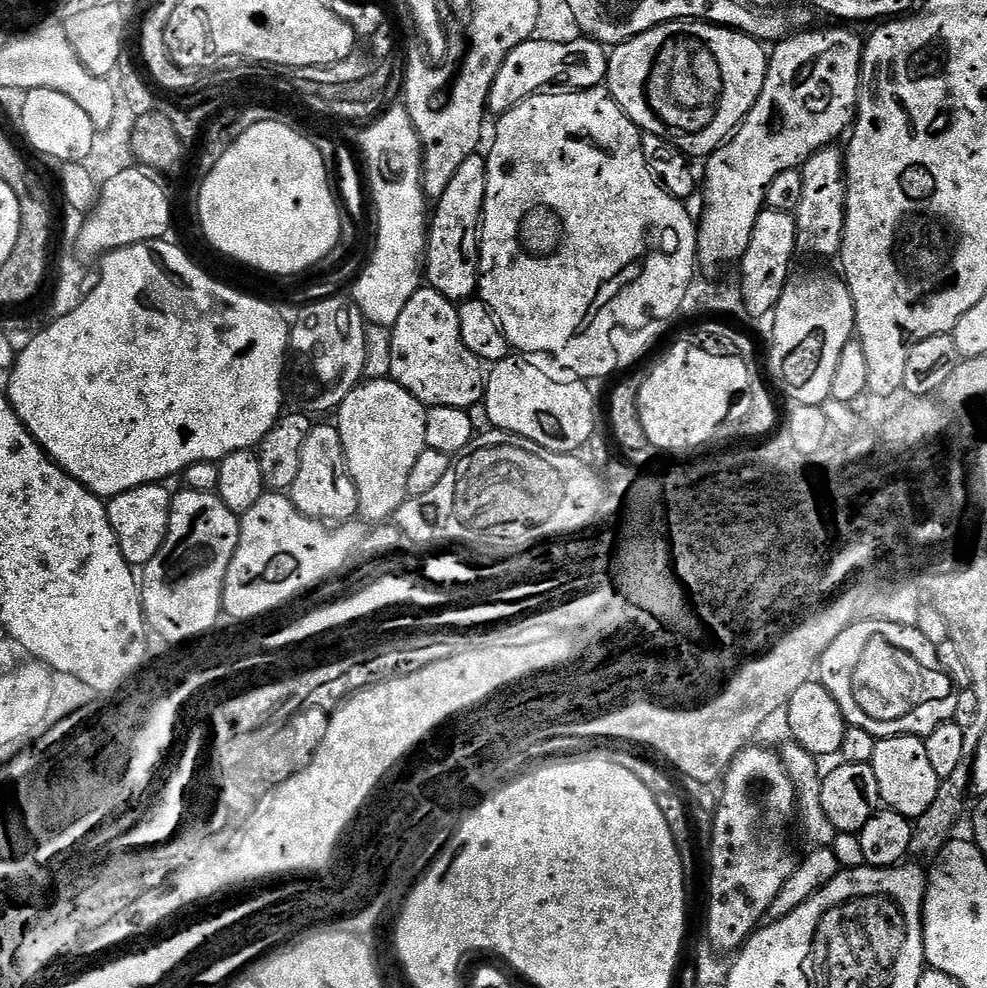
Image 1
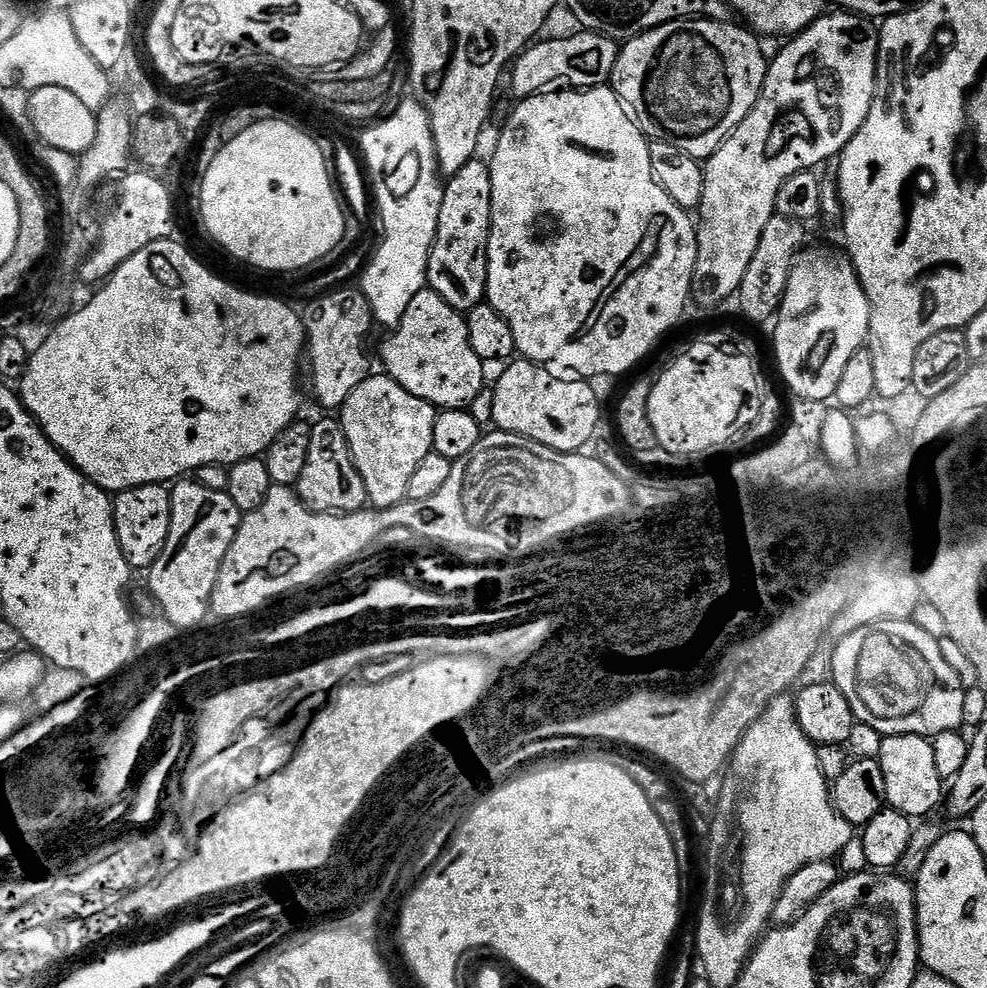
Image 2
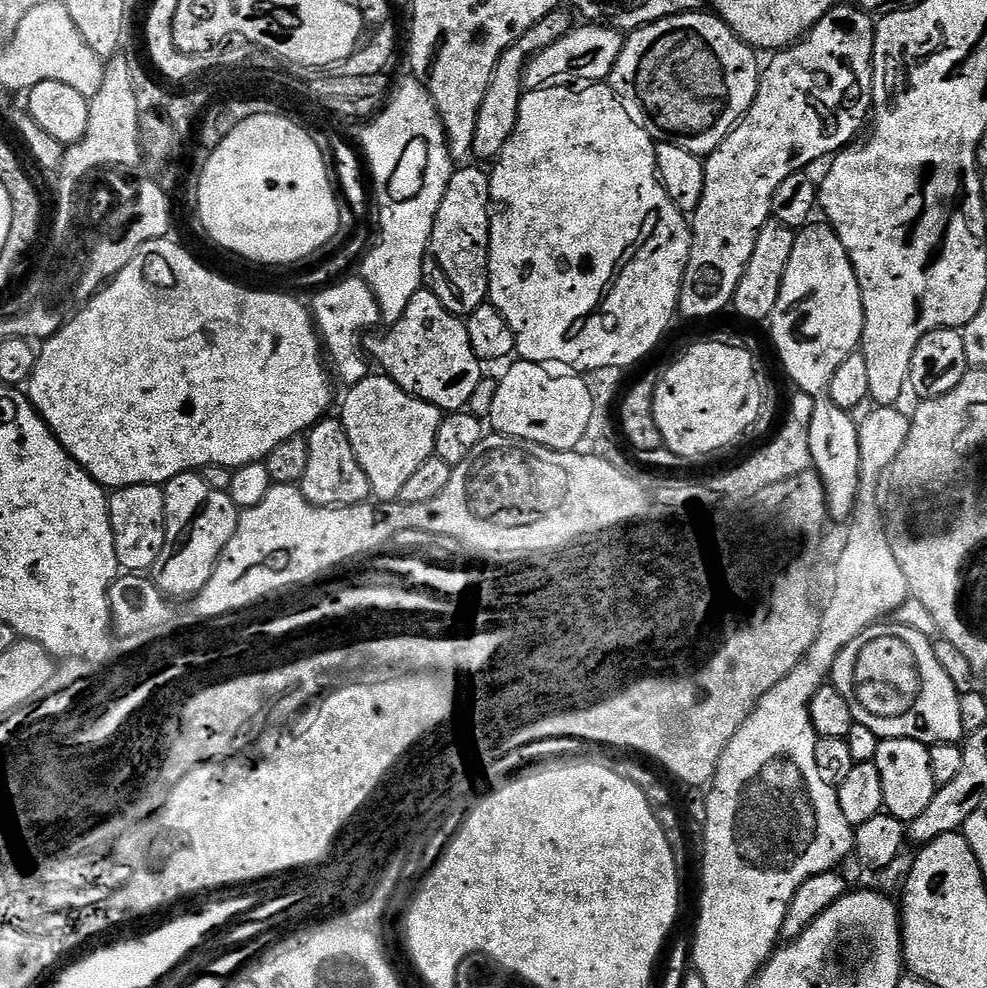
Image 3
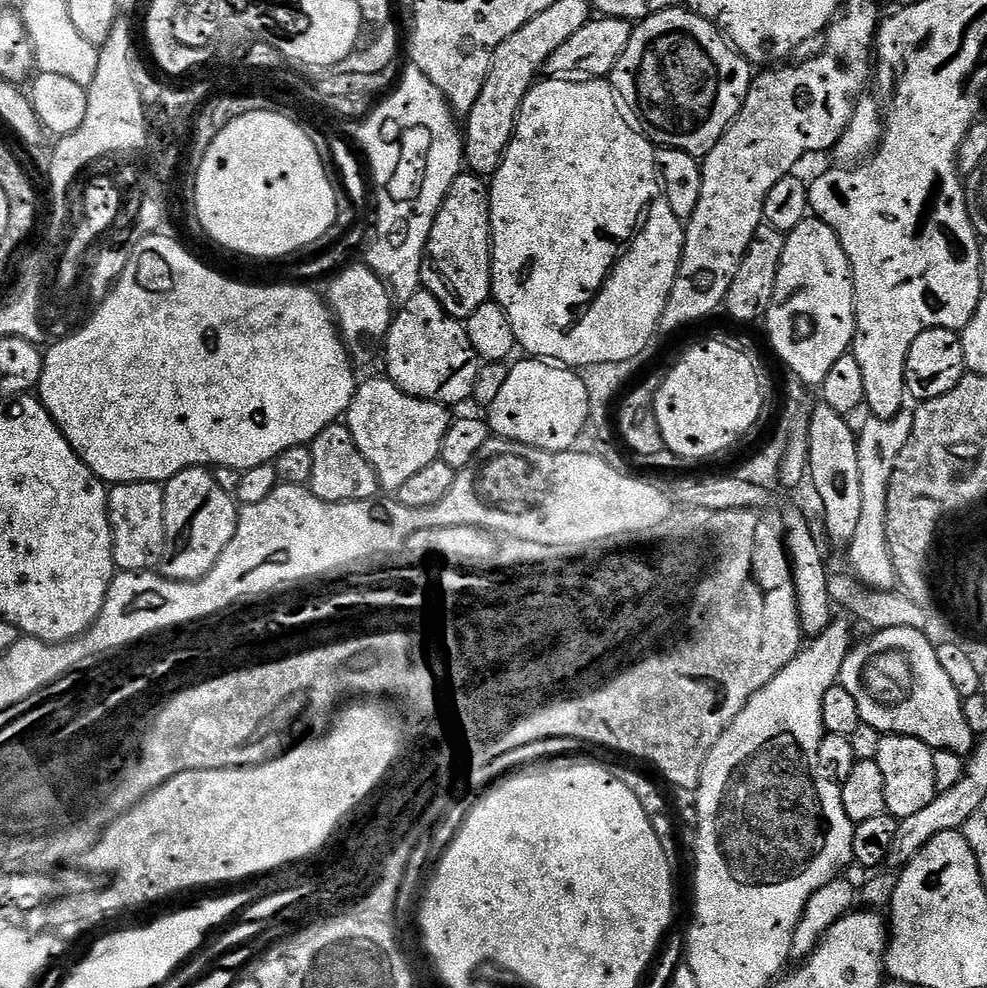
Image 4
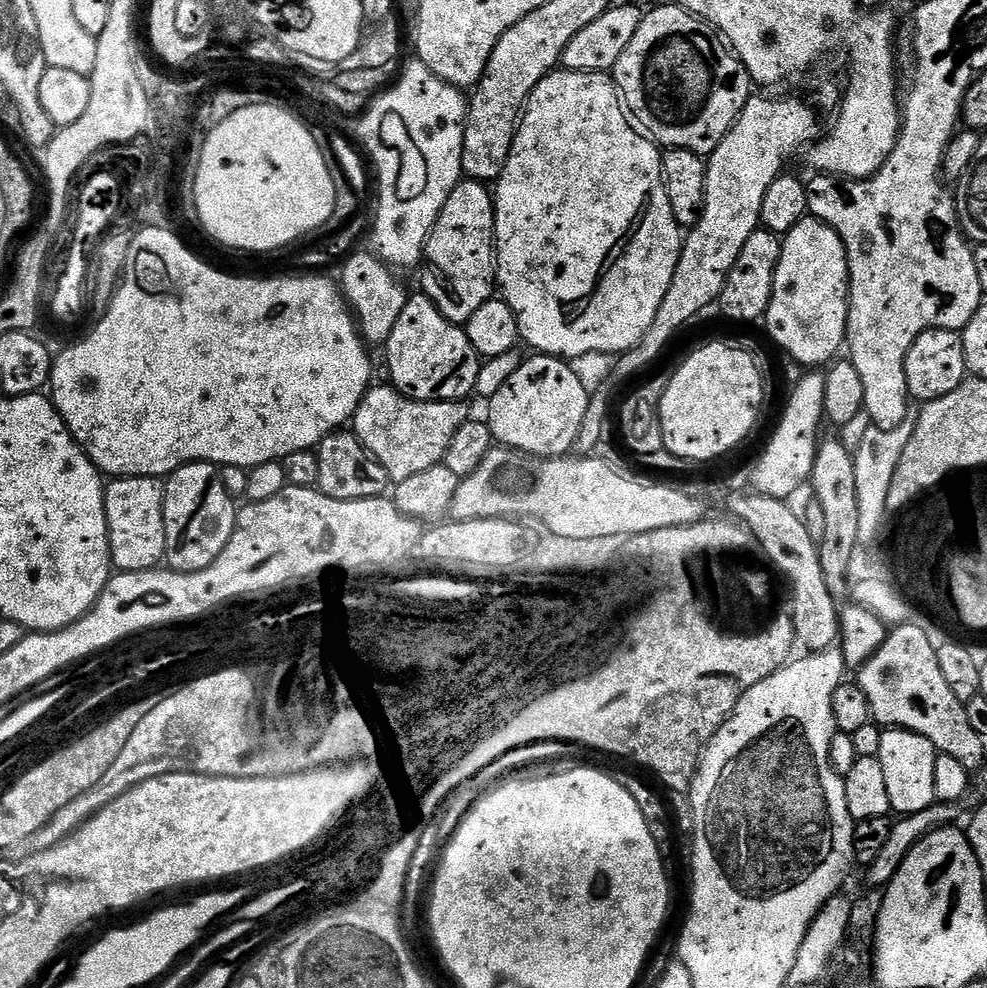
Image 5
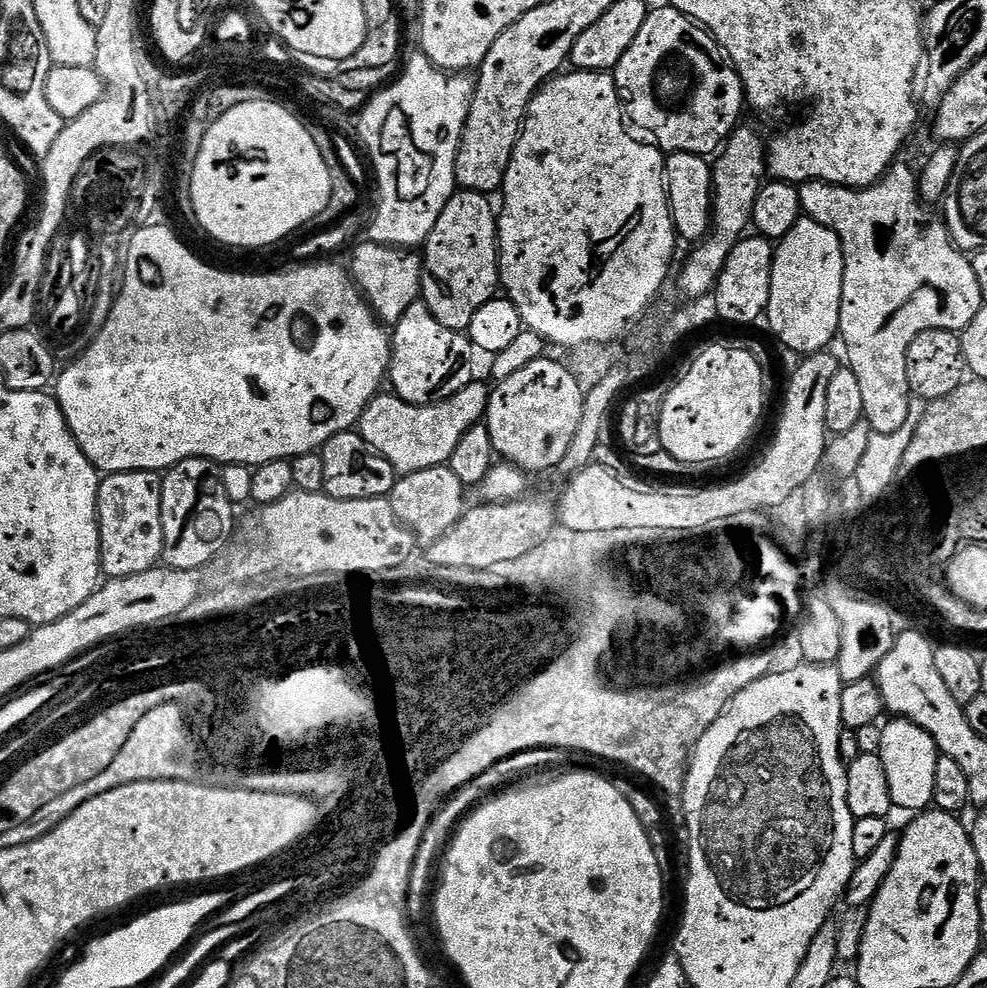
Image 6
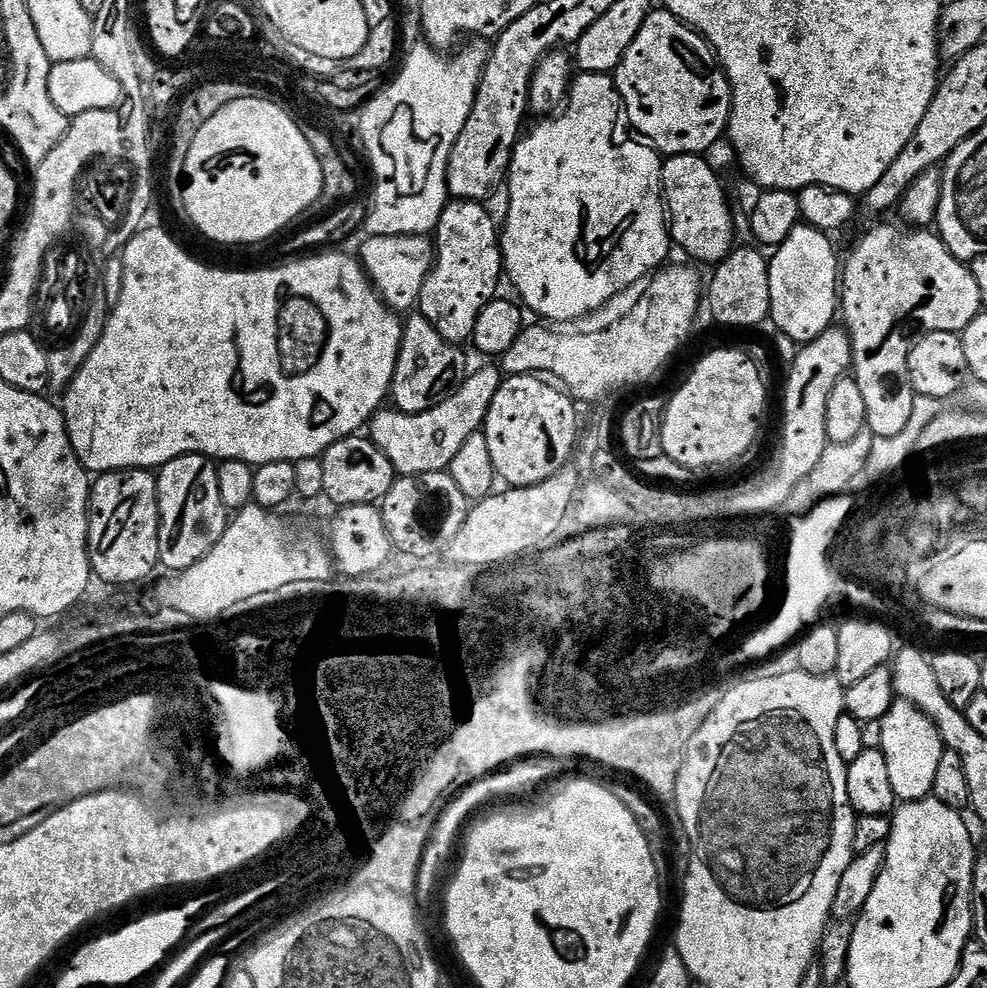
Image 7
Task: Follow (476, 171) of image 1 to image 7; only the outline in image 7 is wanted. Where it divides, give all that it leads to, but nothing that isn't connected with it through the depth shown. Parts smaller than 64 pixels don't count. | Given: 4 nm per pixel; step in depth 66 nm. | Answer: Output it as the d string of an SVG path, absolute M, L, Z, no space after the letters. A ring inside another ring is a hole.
M457 200L445 204L440 221L436 223L434 243L436 246L436 263L432 266L432 273L426 278L422 286L422 294L418 305L419 315L425 316L432 323L434 330L442 334L452 344L463 345L471 341L474 326L478 322L478 314L491 300L497 299L496 287L502 284L504 272L504 254L500 250L501 233L498 224L492 221L492 216L487 212L483 203L474 200Z

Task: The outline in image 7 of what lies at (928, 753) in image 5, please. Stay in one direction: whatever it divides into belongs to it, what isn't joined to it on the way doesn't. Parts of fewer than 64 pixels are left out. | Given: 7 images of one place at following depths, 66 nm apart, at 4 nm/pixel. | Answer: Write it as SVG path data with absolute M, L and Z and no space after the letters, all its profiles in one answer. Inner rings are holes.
M897 699L879 721L882 726L880 751L890 769L890 786L894 786L897 801L927 800L932 796L934 774L938 774L938 762L945 752L944 739L938 726L917 704Z

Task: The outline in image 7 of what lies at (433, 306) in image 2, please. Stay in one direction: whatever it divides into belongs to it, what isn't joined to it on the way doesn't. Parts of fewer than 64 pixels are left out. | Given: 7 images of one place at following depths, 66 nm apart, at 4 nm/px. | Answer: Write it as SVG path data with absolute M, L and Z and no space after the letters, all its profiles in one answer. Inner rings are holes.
M412 314L403 321L404 333L400 343L398 362L392 379L390 400L395 411L406 414L418 414L438 406L450 394L454 394L463 386L464 377L469 375L468 360L464 357L464 348L459 344L452 344L425 316Z

